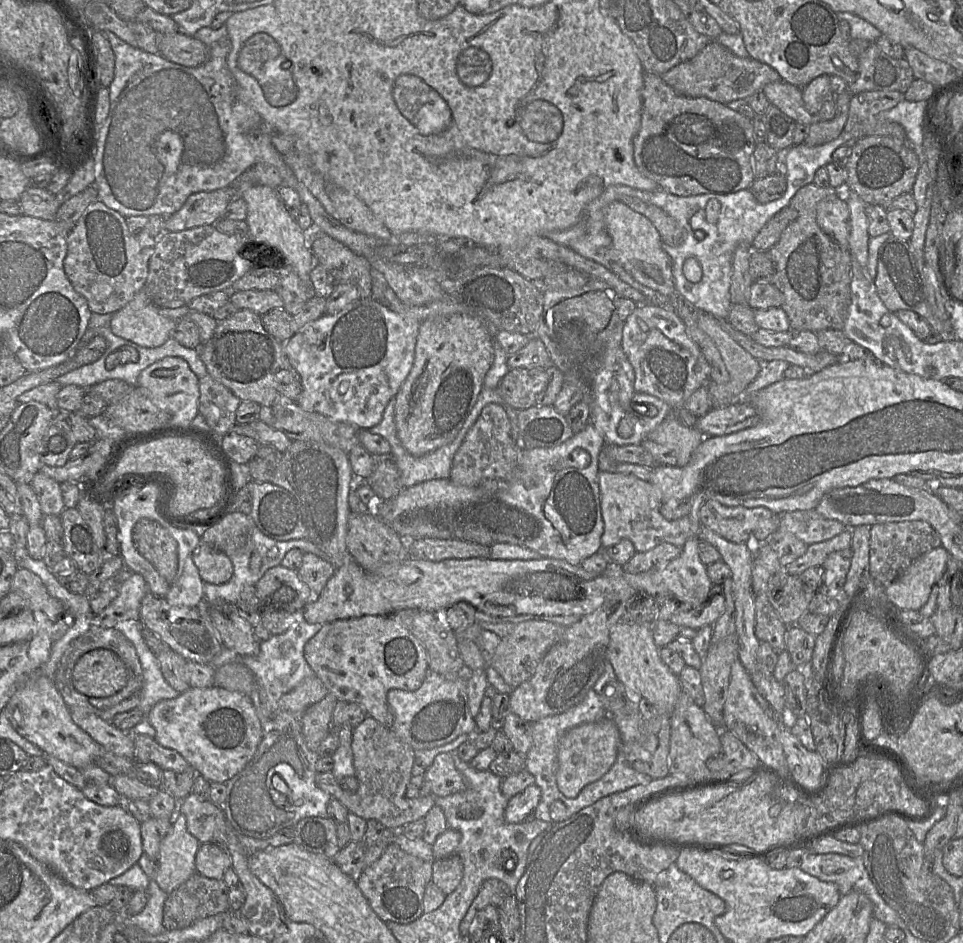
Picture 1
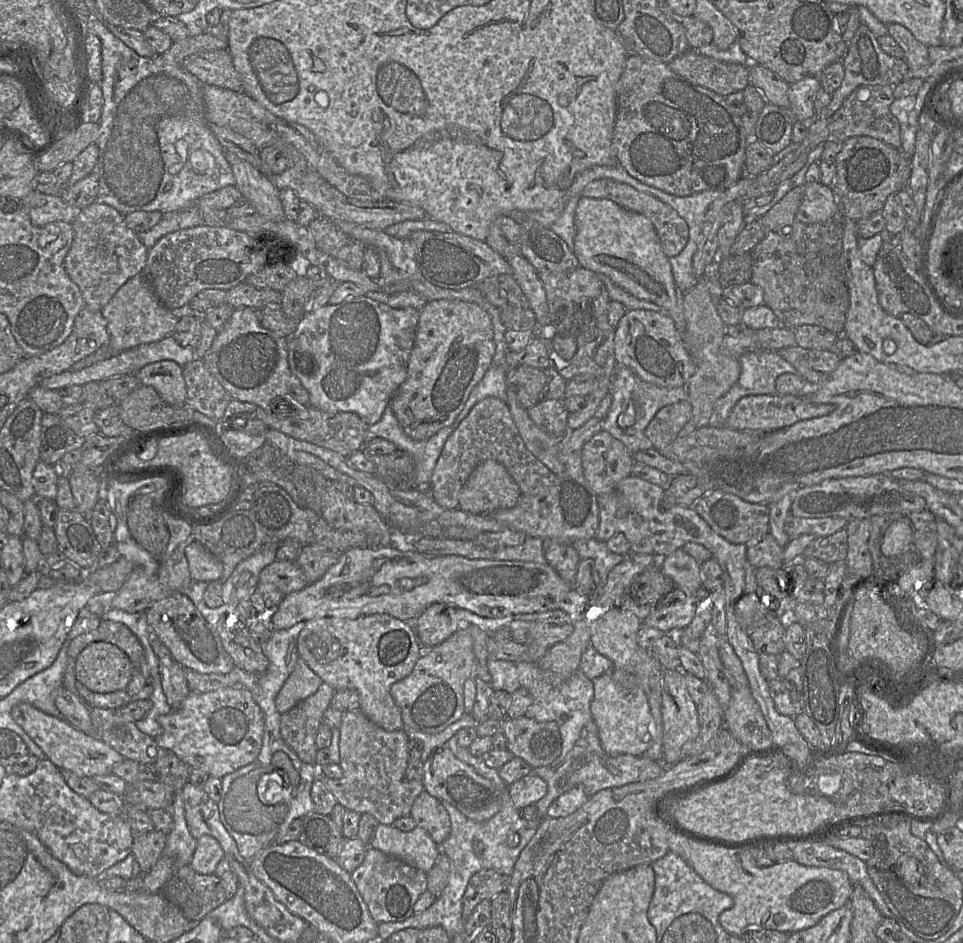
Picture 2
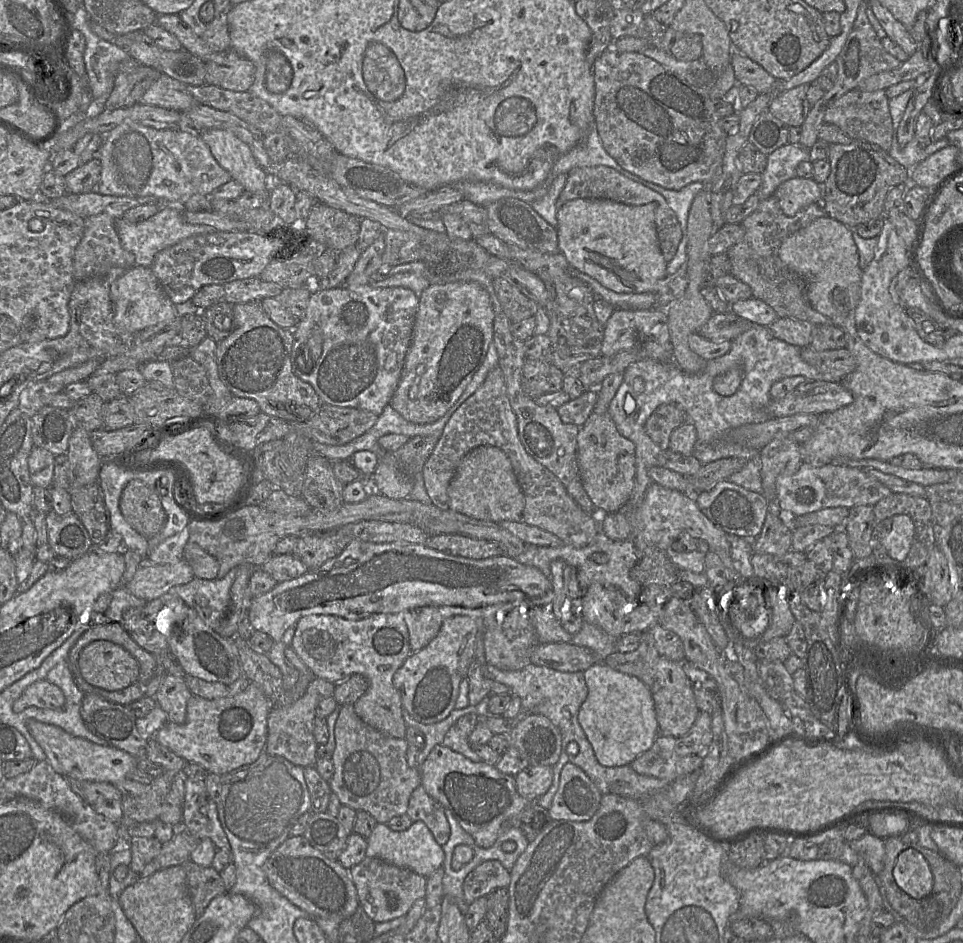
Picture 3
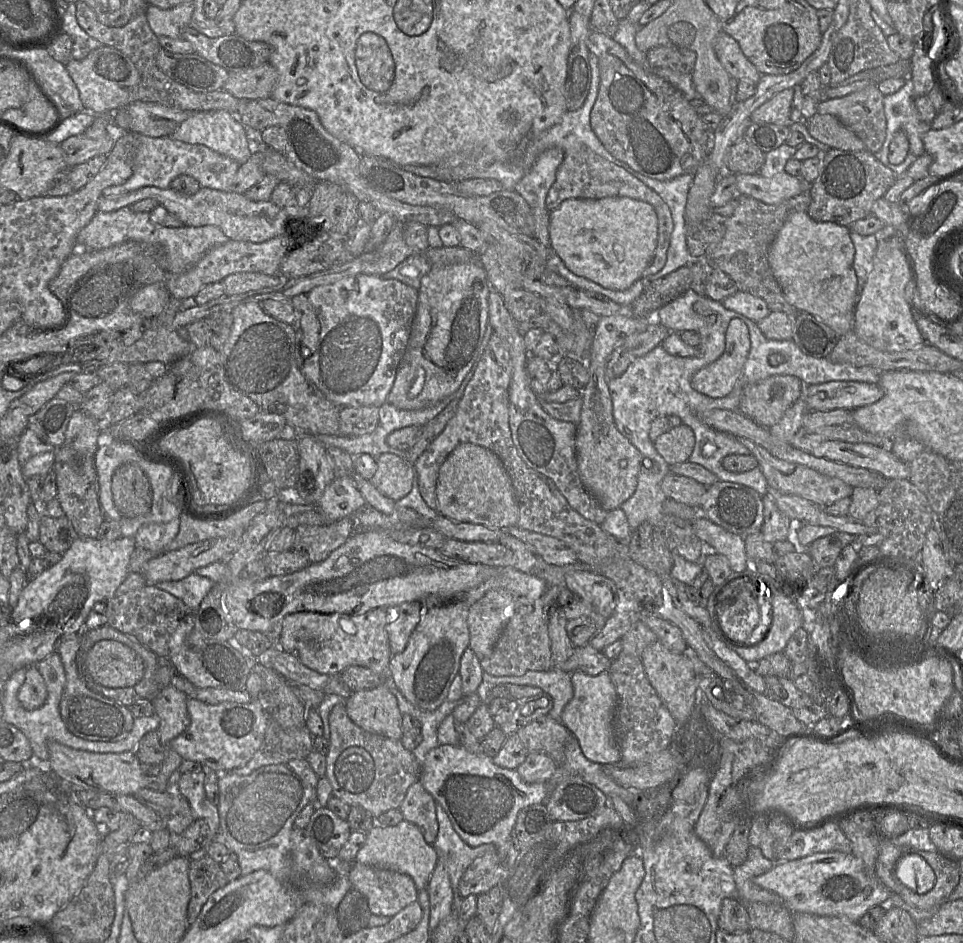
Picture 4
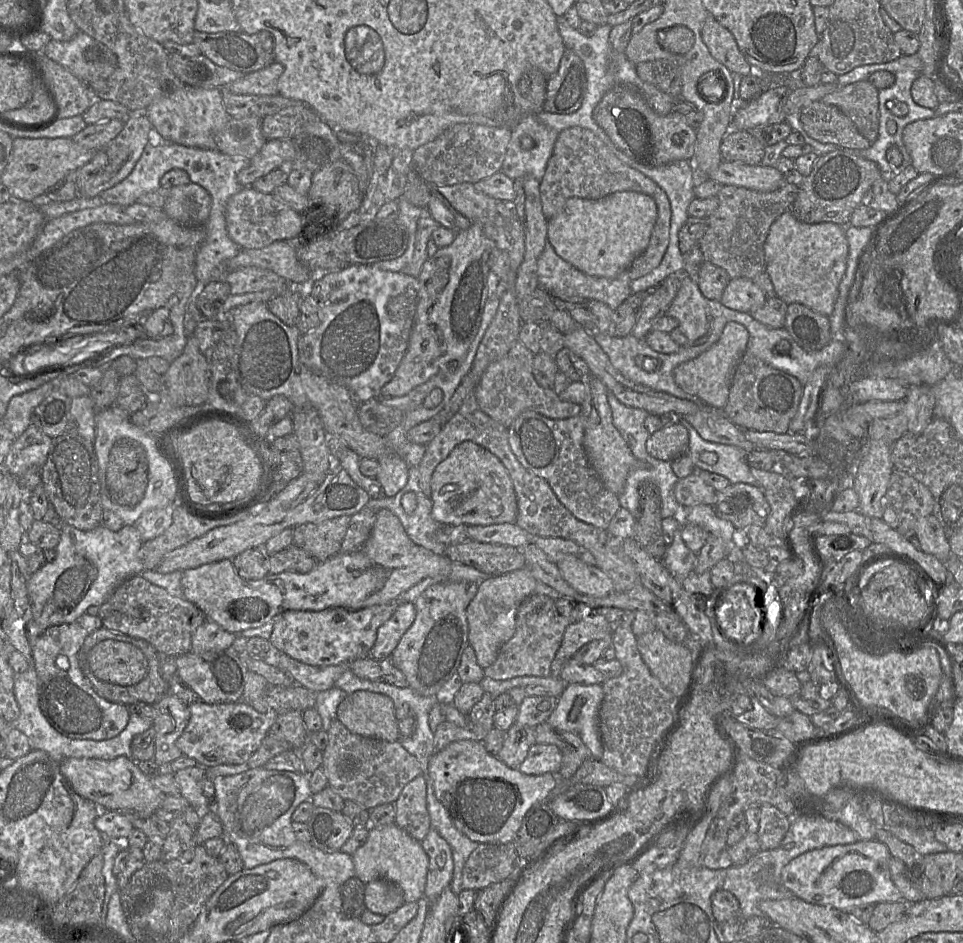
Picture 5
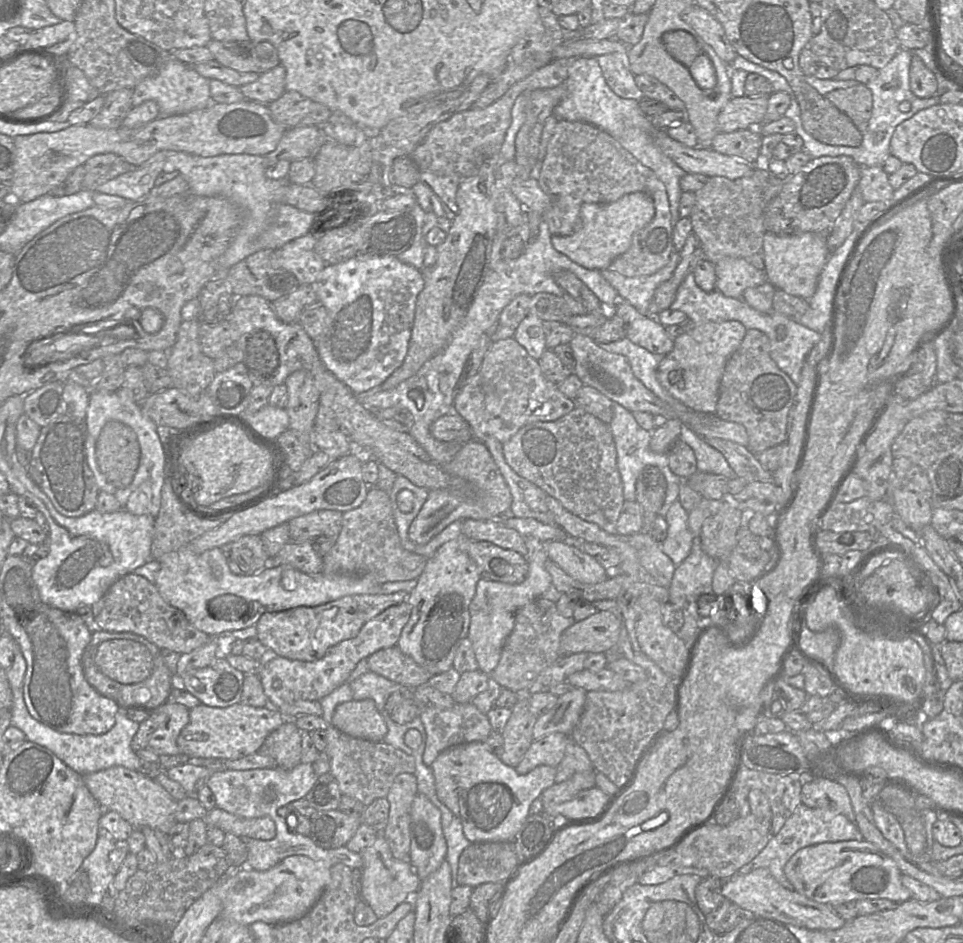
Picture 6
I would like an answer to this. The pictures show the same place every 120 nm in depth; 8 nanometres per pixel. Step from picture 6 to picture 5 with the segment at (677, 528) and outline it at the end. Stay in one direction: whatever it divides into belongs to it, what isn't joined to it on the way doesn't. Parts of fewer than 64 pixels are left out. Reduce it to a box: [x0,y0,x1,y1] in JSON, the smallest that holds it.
[662,524,697,580]

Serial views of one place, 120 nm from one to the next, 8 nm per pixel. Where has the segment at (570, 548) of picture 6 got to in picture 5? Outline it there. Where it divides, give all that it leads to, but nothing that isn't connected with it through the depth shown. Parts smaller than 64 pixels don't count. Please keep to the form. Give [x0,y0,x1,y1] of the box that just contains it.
[556,554,614,597]

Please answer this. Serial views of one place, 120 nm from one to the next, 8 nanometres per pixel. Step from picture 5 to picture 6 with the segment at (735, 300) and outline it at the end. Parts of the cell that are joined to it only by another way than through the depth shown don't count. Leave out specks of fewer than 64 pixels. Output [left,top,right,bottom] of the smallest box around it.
[715,257,766,299]

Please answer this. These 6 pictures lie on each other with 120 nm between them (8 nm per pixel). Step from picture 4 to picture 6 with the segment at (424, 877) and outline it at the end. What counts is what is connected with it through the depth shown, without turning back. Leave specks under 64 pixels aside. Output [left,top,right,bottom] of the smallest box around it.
[360,833,422,918]

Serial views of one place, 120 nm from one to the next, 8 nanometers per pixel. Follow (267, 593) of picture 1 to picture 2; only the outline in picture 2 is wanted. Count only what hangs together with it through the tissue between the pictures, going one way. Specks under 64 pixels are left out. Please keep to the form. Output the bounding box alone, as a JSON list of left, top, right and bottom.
[259,560,308,596]

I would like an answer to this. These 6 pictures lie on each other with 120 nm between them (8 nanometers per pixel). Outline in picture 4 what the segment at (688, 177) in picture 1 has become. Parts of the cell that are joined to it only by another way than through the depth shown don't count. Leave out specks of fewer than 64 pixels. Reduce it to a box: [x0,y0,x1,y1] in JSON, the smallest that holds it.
[587,29,714,181]

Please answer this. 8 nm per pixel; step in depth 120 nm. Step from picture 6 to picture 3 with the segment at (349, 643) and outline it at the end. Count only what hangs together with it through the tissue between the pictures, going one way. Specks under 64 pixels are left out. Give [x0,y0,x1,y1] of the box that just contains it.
[403,606,443,653]

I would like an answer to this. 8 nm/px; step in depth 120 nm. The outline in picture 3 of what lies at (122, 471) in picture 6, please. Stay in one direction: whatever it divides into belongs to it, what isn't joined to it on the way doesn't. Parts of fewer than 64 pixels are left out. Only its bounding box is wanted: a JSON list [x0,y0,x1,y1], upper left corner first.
[119,479,166,540]

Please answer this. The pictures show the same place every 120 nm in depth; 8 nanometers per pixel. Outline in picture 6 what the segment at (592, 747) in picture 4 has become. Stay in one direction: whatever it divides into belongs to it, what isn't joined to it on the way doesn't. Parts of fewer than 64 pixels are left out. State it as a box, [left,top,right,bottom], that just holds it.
[533,688,586,740]

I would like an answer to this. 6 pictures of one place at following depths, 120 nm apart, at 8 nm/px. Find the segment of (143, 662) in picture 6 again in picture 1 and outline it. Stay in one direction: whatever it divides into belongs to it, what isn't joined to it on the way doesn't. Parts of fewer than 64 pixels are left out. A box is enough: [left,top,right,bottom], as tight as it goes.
[72,649,128,697]

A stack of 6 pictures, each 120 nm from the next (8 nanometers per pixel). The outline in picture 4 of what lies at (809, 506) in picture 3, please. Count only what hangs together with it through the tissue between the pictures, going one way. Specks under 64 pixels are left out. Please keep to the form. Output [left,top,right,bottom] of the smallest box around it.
[739,437,854,506]

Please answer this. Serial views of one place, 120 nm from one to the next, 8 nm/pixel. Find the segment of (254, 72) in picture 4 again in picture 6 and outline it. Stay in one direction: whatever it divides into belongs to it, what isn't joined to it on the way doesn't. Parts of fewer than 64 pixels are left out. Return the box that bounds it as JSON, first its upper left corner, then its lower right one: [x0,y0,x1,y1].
[239,65,286,104]

